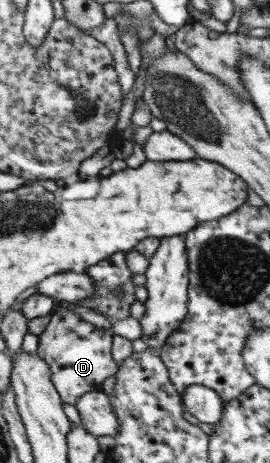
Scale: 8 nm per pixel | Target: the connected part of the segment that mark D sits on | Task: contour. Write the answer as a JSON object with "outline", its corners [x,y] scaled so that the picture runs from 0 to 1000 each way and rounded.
{"outline":[[[222,665],[200,676],[189,706],[141,726],[137,762],[196,799],[189,814],[237,870],[278,873],[333,844],[374,847],[378,827],[437,808],[441,793],[407,758],[422,721],[415,706],[381,713],[248,665]]]}

